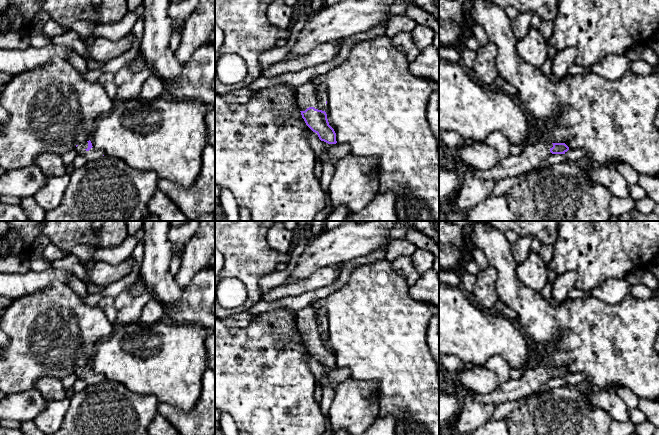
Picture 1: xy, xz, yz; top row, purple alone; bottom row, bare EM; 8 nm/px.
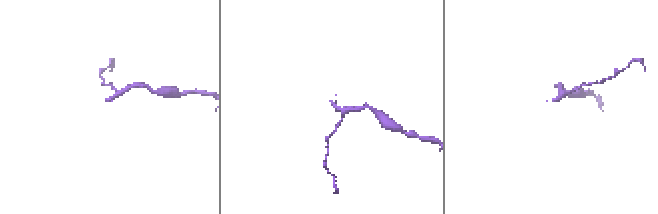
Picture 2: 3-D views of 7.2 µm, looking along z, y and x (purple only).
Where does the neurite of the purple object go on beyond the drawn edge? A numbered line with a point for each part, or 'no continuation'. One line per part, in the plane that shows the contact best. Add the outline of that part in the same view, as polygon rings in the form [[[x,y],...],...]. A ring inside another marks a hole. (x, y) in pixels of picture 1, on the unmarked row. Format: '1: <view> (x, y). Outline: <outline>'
1: xz (309, 318). Outline: [[[311,304],[298,310],[296,315],[296,325],[300,335],[305,335],[309,331],[324,335],[327,318],[323,309],[316,309]]]

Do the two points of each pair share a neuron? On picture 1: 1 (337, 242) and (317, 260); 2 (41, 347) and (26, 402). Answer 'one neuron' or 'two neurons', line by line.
1: one neuron
2: two neurons

